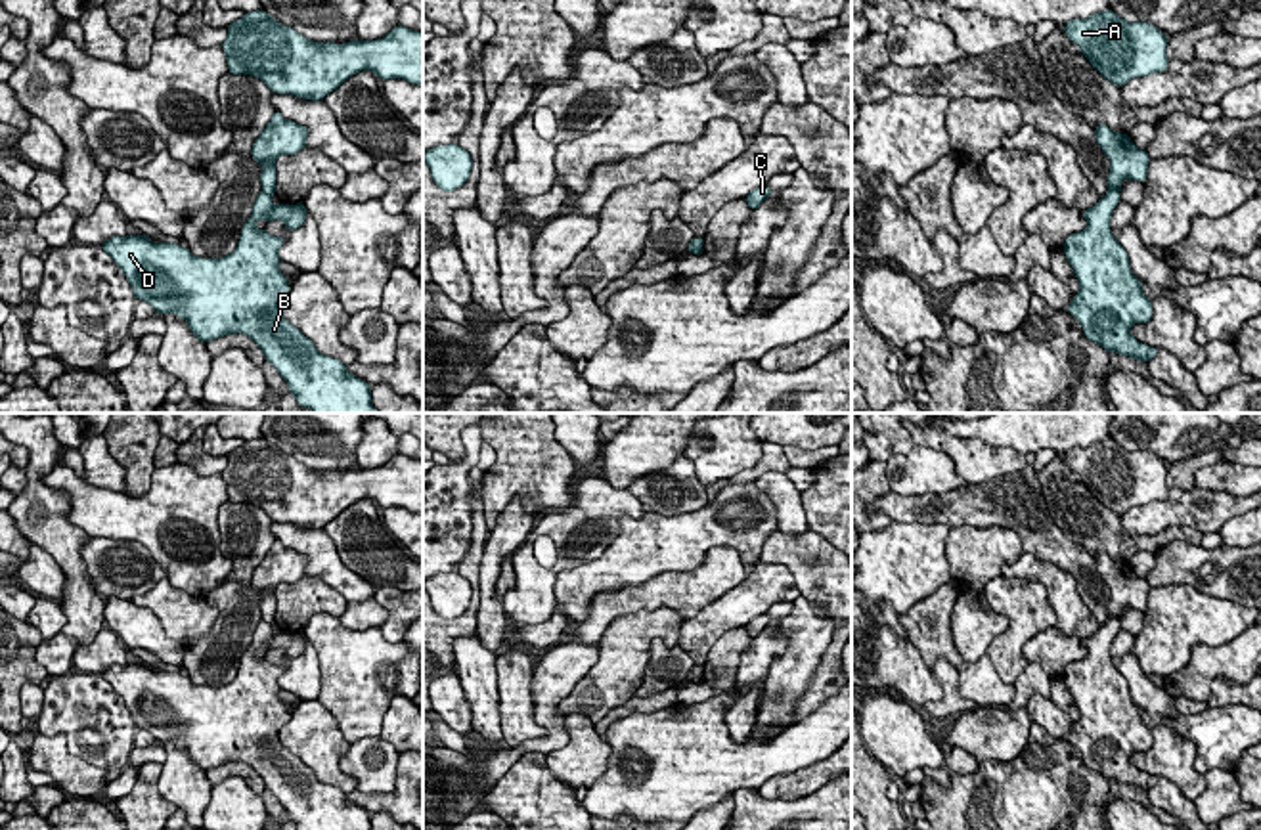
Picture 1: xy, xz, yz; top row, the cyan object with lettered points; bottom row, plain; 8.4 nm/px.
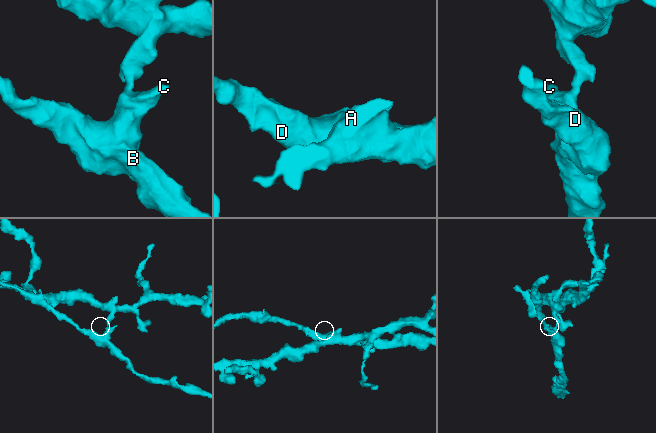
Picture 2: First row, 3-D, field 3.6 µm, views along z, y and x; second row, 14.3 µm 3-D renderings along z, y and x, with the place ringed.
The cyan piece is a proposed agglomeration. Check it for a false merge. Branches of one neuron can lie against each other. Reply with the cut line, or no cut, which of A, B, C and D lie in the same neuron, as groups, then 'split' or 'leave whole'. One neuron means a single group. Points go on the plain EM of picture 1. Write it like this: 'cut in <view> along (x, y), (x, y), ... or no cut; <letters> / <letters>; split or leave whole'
cut in yz along (1108, 618), (1118, 620); A / B C D; split

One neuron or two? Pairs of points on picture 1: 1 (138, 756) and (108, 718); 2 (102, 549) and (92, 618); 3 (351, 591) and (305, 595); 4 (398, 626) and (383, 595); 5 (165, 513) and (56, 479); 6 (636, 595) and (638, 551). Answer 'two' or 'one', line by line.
1: two
2: two
3: two
4: one
5: one
6: two

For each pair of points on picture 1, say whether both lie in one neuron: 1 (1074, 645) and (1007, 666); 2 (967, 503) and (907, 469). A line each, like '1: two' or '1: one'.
1: two
2: two

